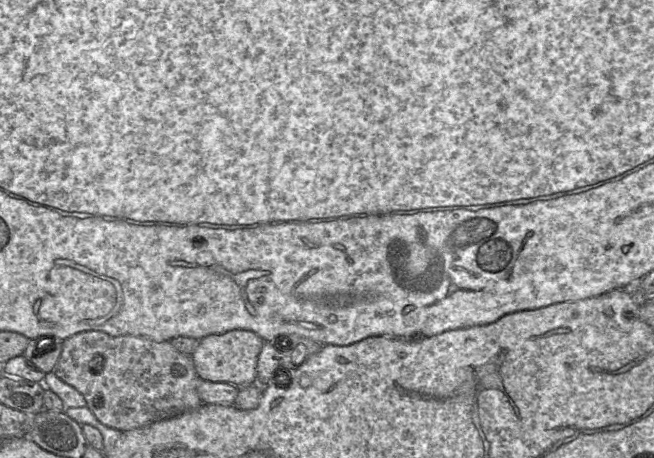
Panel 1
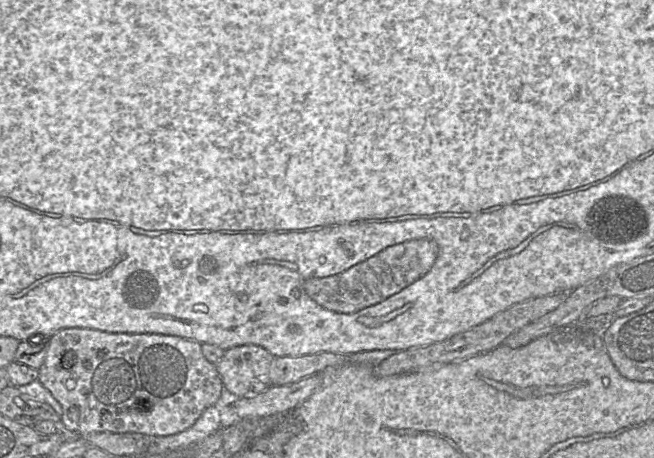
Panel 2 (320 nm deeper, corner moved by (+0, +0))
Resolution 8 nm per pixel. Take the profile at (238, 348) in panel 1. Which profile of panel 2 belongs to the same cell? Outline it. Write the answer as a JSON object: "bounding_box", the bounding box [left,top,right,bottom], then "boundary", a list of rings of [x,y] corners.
{"bounding_box":[216,344,275,397],"boundary":[[[245,344],[225,350],[223,357],[216,363],[217,370],[225,388],[238,397],[261,393],[272,385],[272,367],[275,357],[265,348],[255,344]]]}

